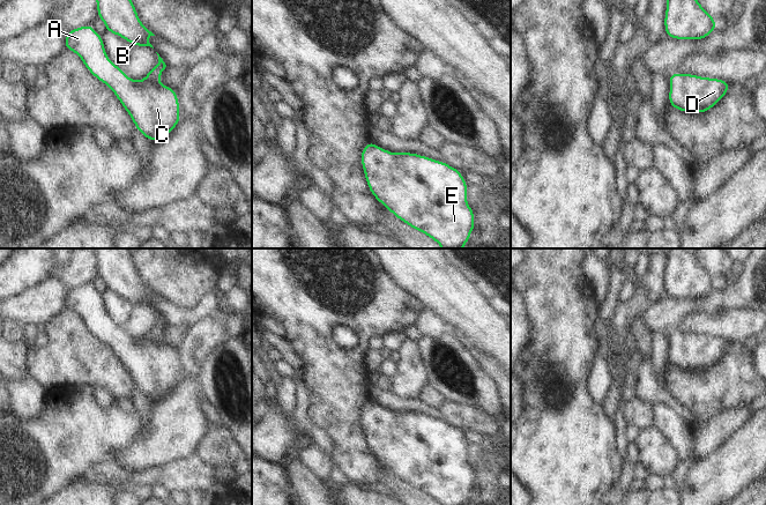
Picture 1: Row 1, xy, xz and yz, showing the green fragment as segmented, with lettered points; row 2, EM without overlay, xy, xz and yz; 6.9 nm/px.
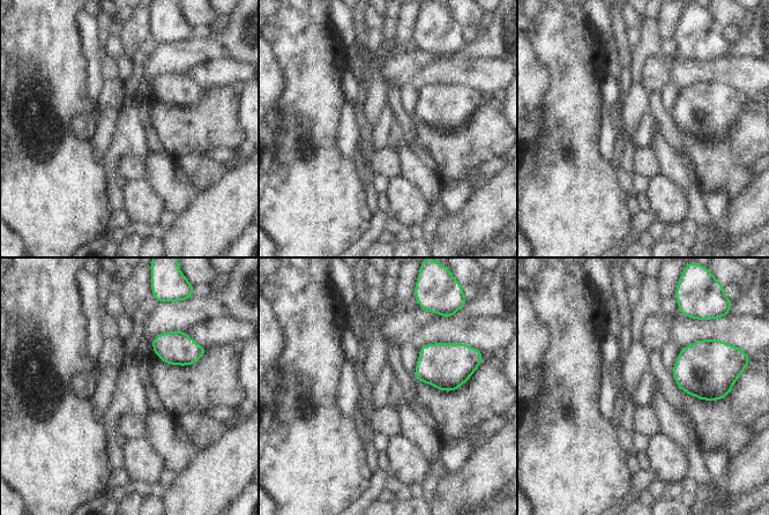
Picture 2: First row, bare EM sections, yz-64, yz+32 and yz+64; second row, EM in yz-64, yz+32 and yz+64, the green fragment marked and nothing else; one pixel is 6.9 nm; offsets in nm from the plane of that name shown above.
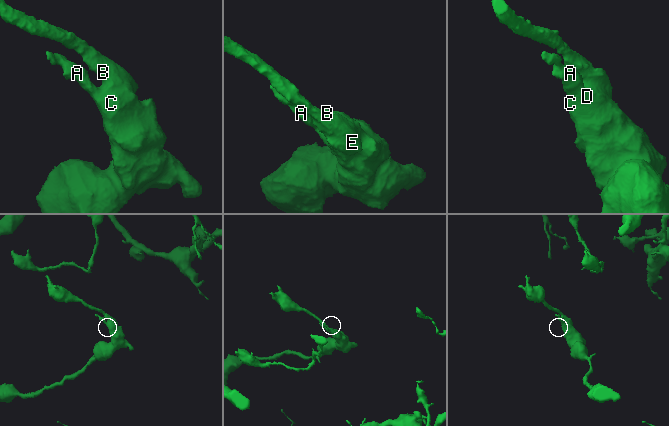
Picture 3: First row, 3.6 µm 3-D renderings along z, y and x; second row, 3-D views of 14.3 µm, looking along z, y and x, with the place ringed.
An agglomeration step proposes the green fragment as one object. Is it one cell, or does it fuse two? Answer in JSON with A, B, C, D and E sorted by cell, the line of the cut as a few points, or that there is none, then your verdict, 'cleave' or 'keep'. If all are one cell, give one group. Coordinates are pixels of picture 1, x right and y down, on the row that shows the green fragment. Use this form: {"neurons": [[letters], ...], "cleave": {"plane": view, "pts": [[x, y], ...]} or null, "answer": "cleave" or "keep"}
{"neurons": [["A", "B", "C", "D", "E"]], "cleave": null, "answer": "keep"}

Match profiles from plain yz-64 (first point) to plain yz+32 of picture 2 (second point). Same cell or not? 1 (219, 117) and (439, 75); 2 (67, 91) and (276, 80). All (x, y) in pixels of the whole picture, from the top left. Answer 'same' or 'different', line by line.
1: different
2: different

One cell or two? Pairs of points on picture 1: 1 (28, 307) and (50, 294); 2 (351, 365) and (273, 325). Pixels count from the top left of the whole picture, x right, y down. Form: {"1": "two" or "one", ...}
{"1": "one", "2": "two"}

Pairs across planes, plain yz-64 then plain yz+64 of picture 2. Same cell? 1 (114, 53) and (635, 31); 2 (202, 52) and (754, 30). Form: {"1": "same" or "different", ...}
{"1": "same", "2": "same"}

